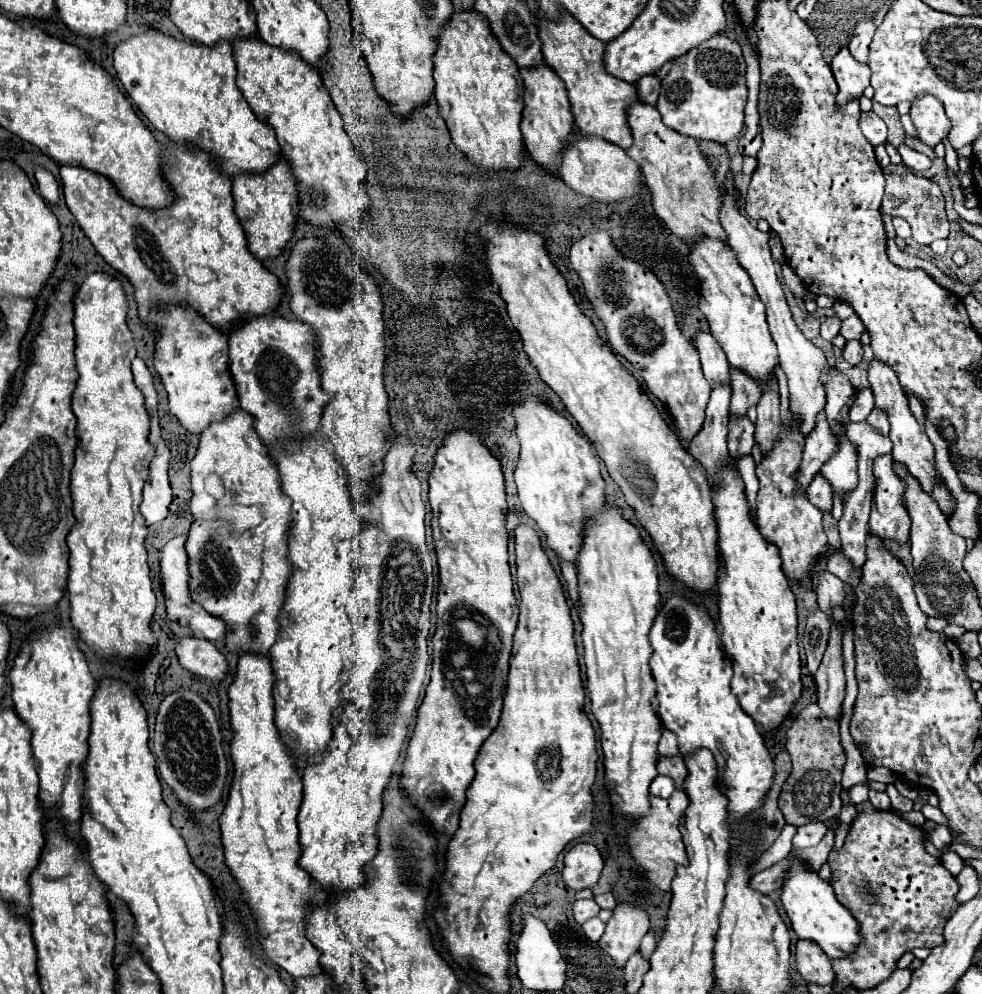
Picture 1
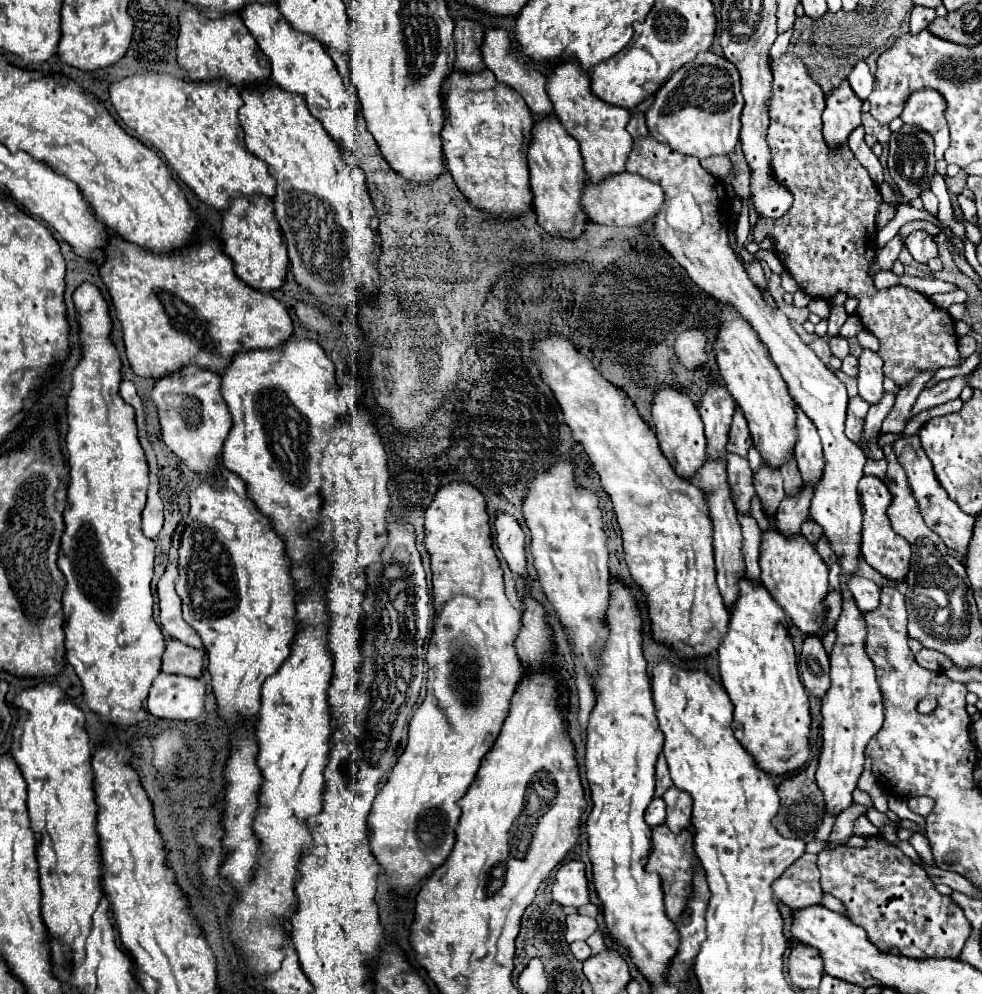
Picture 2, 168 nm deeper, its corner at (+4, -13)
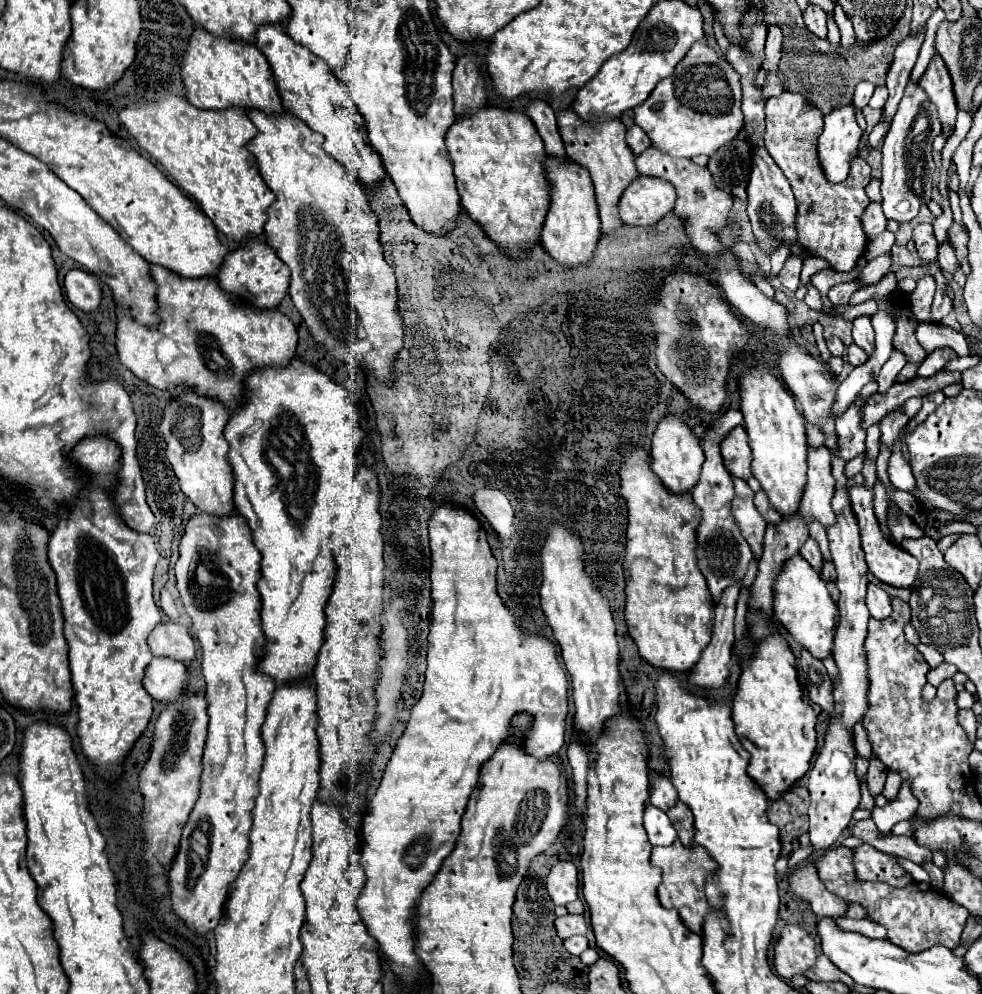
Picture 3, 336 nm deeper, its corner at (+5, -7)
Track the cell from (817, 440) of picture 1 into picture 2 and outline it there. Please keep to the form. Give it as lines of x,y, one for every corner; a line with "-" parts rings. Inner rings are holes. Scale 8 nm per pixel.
803,486
803,492
799,496
785,496
781,502
777,514
775,514
775,528
785,534
793,536
799,534
801,522
809,518
809,498
813,496
813,490
809,486

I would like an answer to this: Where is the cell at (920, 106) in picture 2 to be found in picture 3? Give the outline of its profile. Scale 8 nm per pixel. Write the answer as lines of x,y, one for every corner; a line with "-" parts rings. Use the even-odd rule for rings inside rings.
934,56
932,60
936,60
936,64
932,64
932,62
928,64
918,86
926,92
928,100
936,106
938,118
942,122
942,134
946,138
950,138
950,134
954,132
956,112
958,112
954,86
952,86
948,70
944,66
944,60
940,60
940,56

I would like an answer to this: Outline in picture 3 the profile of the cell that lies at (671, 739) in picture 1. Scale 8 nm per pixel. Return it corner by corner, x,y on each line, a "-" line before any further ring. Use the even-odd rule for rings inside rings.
656,774
654,782
652,782
652,792
650,792
650,802
662,810
672,808
672,802
678,800
676,788
672,786
670,778
666,774

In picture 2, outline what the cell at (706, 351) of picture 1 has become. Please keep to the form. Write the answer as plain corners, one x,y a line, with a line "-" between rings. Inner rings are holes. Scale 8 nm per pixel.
723,384
709,386
701,398
699,414
705,424
705,438
707,438
707,458
727,462
727,436
731,428
735,402
729,396

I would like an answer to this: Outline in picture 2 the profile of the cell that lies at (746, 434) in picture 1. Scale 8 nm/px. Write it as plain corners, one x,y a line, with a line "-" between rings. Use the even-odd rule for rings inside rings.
727,454
727,482
731,488
735,510
739,514
749,514
755,490
753,490
753,472
745,458
737,454

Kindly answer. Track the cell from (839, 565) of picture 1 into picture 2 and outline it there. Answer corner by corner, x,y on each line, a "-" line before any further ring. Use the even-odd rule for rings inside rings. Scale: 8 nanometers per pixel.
851,576
849,590
851,590
857,606
863,612
875,610
879,606
879,592
881,590
873,580
867,580
867,578
861,578
861,576

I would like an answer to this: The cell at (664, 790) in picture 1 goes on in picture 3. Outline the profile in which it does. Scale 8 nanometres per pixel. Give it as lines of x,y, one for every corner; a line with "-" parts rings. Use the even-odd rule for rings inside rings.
648,804
644,812
644,828
652,846
668,846
676,840
676,830
664,810

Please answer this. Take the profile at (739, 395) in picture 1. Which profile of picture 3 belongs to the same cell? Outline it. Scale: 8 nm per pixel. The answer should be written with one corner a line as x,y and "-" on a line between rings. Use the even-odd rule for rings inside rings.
736,426
720,444
722,448
722,458
730,474
748,480
750,478
750,462
752,462
752,452
748,446
748,436
744,426

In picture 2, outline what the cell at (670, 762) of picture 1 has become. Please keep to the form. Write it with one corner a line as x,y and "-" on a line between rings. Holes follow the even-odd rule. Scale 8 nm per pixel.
671,788
665,792
665,804
667,804
667,820
665,824
679,834
681,830
691,826
691,808
693,808
693,800
689,798
689,794
683,794
677,788

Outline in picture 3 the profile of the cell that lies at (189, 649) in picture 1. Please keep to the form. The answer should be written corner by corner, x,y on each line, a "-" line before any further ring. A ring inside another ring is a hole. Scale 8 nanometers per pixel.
162,622
148,638
148,646
154,656
166,656
174,658
178,662
190,664
196,656
194,640
184,624
174,622

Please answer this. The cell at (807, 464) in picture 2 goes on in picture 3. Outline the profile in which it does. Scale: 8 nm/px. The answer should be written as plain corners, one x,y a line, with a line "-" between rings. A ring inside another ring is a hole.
808,446
808,482
800,504
800,514
806,524
814,518
822,526
832,524
834,512
830,500
834,496
834,480
830,474
830,456
824,446

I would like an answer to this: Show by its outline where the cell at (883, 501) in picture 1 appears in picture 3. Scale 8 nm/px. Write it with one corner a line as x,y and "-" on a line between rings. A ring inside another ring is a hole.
856,484
850,488
850,500
852,500
852,508
856,512
856,518
860,520
860,528
862,528
862,548
866,554
866,562
870,572
886,584
892,586
900,586
900,588
910,588
912,582
916,580
916,572
918,572
918,564
916,558
910,556
908,552
904,552
898,544
894,544
880,528
880,522
874,514
874,490
866,488
864,484

